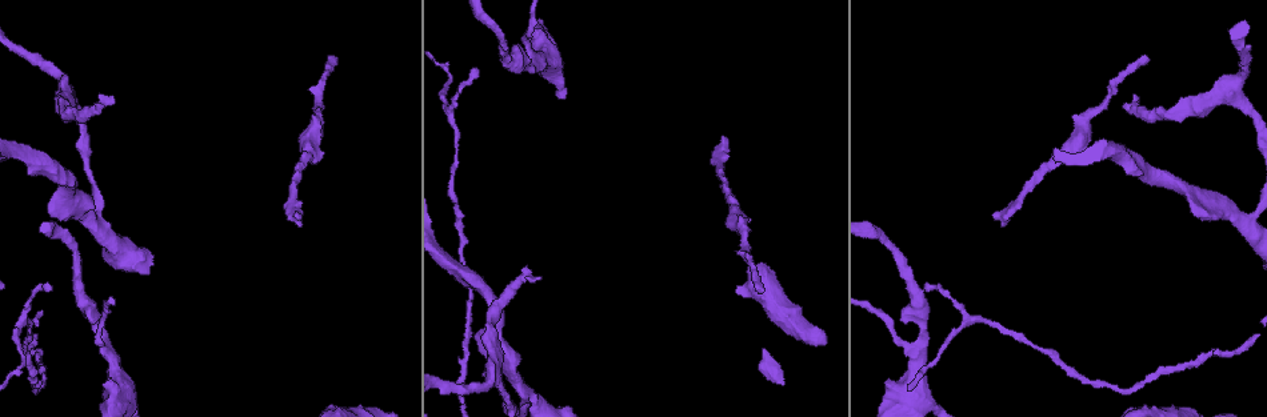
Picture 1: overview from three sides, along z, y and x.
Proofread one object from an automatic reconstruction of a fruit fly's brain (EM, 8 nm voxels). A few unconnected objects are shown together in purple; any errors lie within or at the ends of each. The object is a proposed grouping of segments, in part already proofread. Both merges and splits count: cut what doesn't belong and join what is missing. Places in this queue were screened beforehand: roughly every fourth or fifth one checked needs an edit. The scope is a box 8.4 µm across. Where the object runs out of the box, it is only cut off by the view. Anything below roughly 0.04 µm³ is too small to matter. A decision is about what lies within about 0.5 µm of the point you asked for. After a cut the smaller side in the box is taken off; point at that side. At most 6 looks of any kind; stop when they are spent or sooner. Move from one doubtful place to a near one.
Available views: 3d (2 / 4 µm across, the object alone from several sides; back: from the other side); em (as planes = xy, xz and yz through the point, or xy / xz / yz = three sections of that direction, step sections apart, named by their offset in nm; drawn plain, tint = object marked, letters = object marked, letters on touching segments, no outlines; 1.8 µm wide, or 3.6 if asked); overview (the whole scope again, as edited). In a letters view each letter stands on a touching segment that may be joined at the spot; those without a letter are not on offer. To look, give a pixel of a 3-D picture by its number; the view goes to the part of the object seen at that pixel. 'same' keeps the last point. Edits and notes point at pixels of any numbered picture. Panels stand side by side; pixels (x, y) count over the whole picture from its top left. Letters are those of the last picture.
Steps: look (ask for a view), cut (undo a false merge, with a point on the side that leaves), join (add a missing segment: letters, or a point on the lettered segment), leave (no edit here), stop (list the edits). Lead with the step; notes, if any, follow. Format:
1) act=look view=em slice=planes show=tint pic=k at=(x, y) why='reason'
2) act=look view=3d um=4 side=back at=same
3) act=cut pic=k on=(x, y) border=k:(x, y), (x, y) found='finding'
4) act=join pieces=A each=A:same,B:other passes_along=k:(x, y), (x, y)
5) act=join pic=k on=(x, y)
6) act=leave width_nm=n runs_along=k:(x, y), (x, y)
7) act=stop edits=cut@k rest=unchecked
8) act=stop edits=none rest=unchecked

act=look view=em slice=yz step=8 show=letters pic=1 at=(111, 97) why='branch stops here'

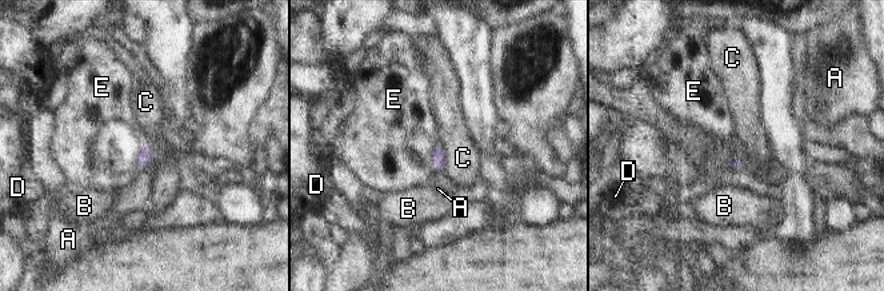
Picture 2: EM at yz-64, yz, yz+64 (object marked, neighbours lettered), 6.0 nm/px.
act=join pieces=E each=A:other,B:other,C:other,D:other,E:same passes_along=2:(438, 159), (434, 167), (392, 170) found='the neuron continues'

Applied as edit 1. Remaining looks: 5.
act=look view=overview

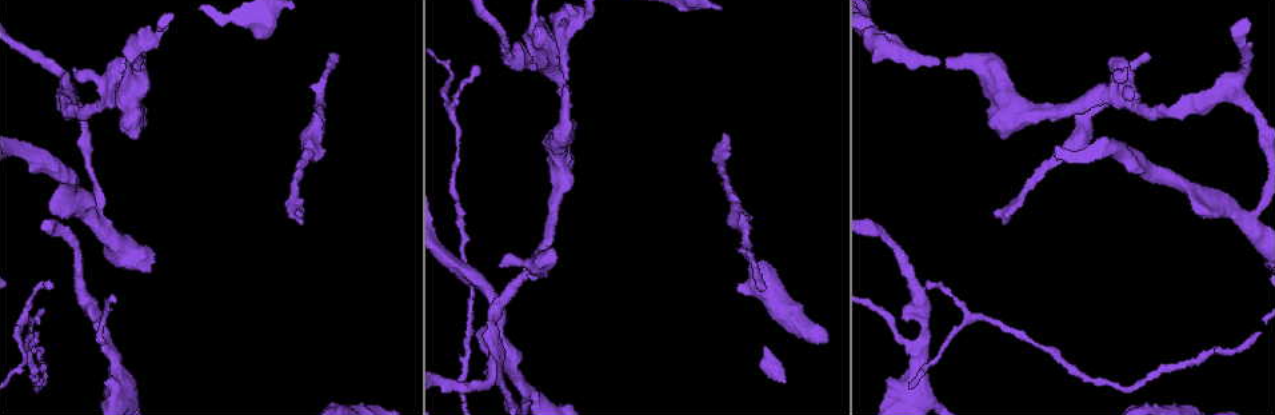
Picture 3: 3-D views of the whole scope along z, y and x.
act=look view=3d um=2 pic=3 at=(295, 213) why='free end'

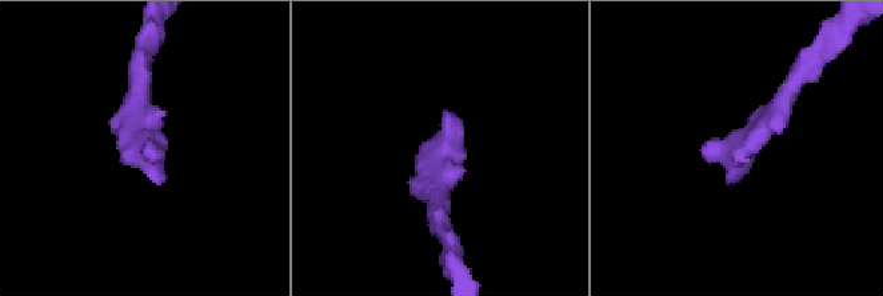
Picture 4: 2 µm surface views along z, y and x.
act=look view=em um=3.6 slice=xy step=16 show=letters pic=4 at=(704, 152) why='now the EM'

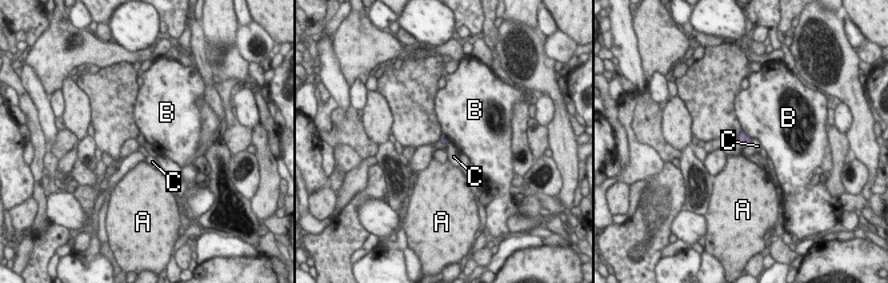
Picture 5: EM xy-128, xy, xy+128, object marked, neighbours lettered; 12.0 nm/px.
act=look view=em um=3.6 slice=xz step=8 show=letters at=same why='another direction'

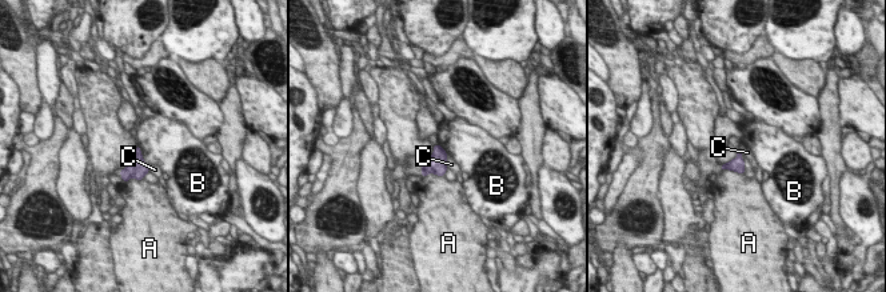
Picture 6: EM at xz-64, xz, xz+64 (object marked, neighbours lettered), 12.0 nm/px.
act=leave each=A:other,B:other,C:other border=6:(138, 146), (142, 159), (148, 167) found='no lettered segment goes on from it'

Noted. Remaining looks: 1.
act=stop edits=join@2 rest=unchecked

